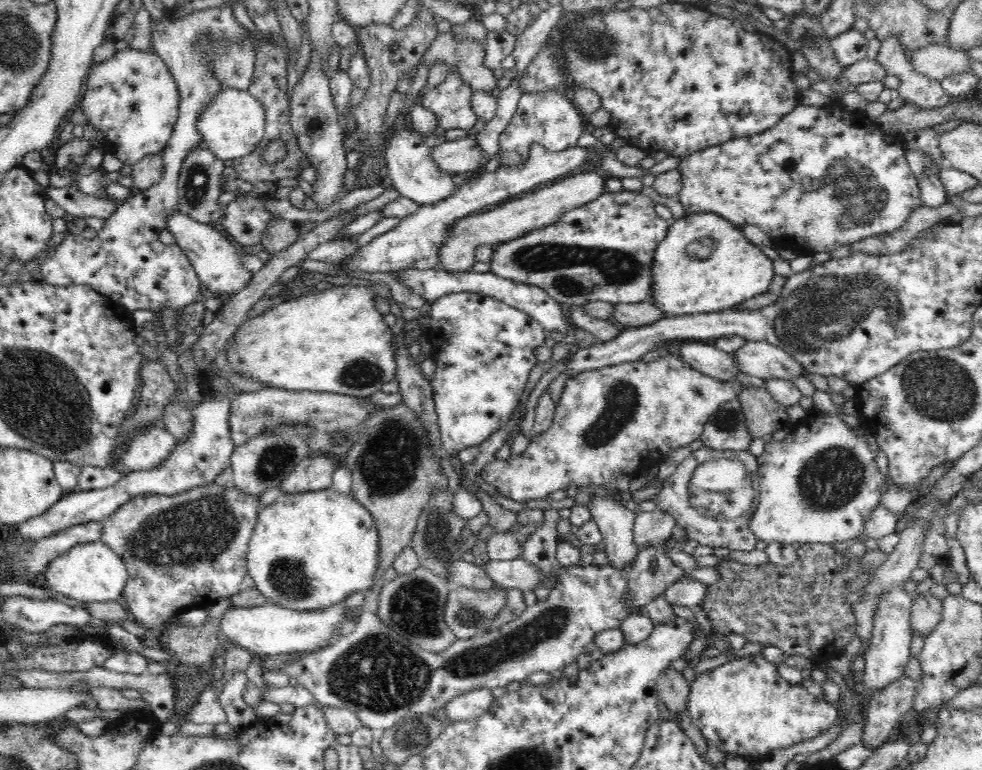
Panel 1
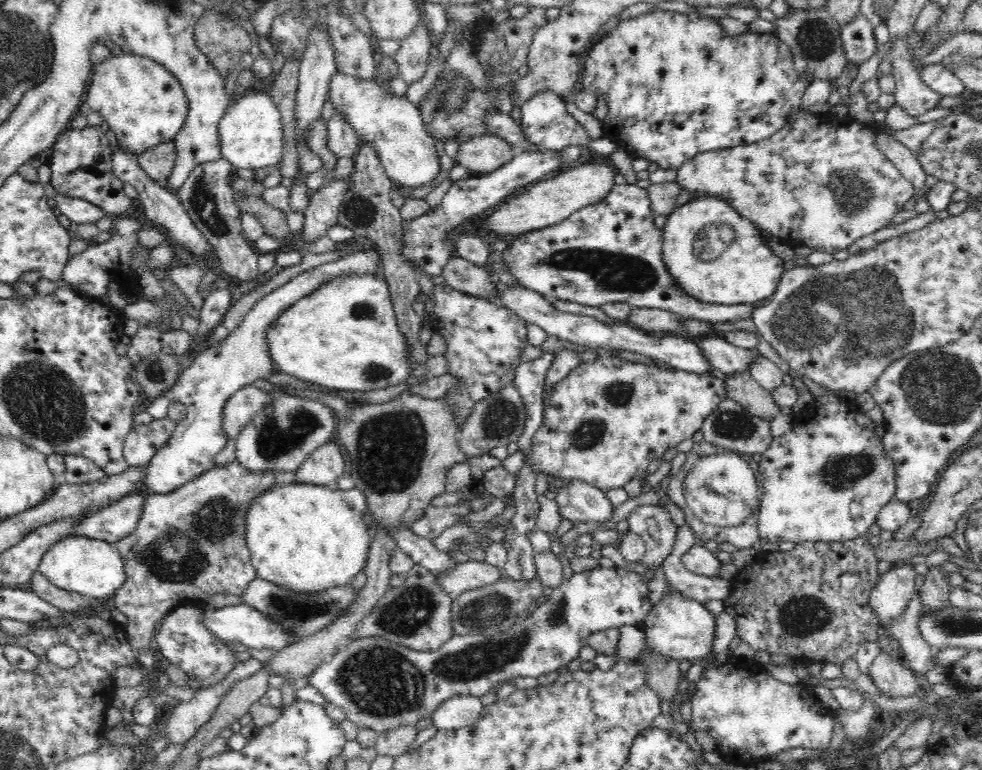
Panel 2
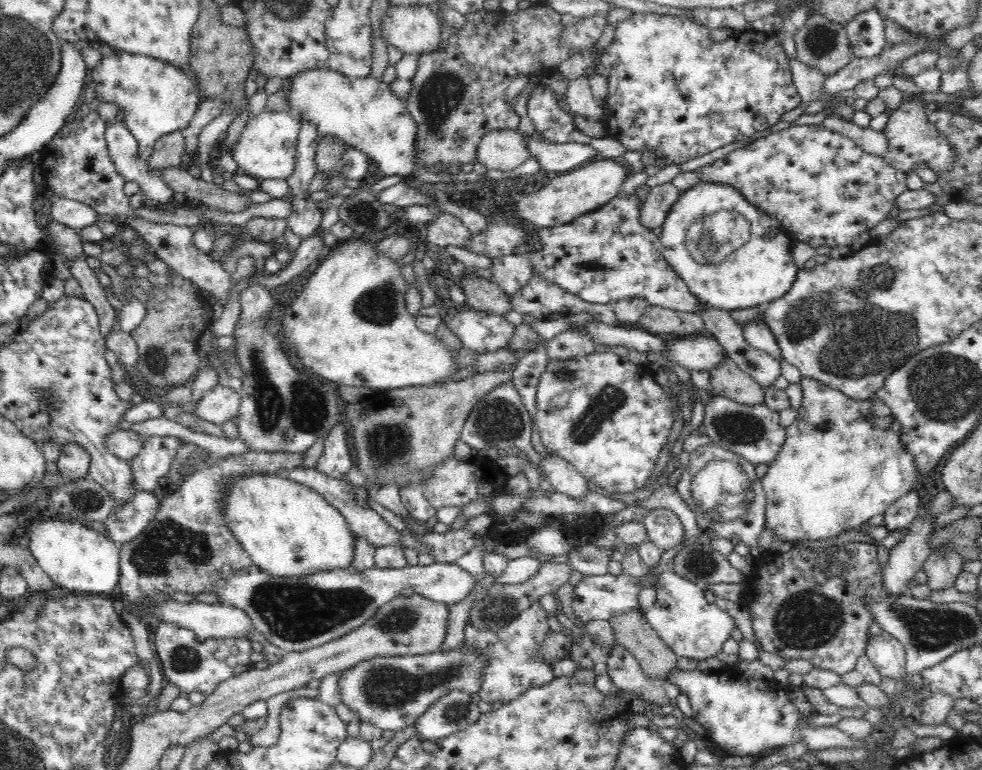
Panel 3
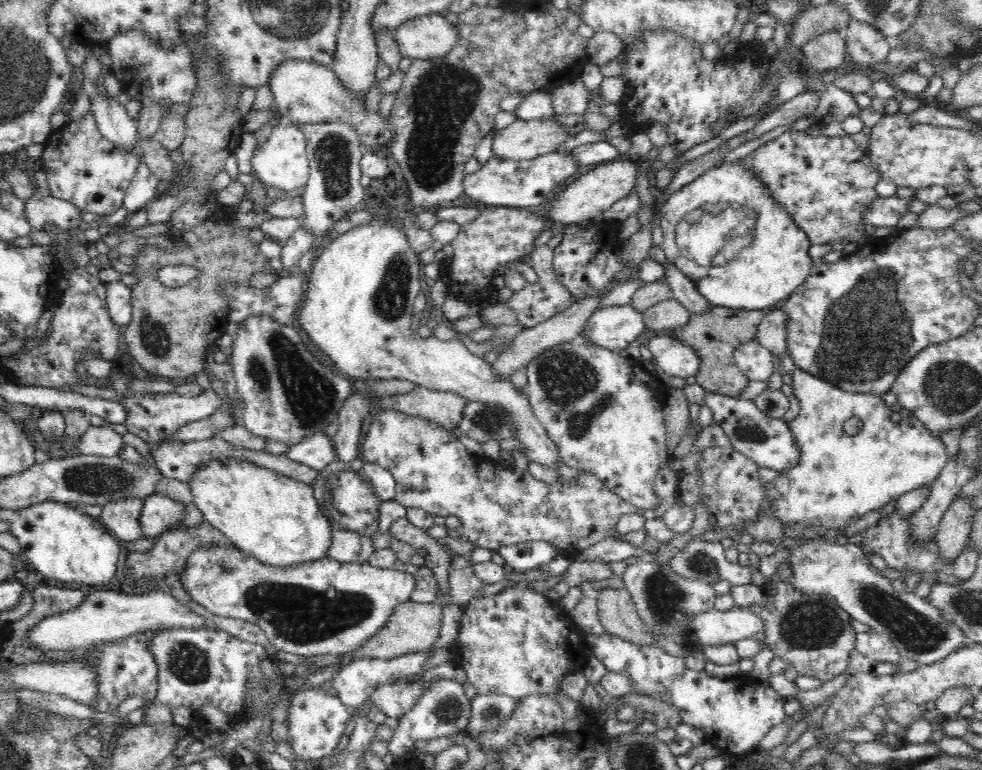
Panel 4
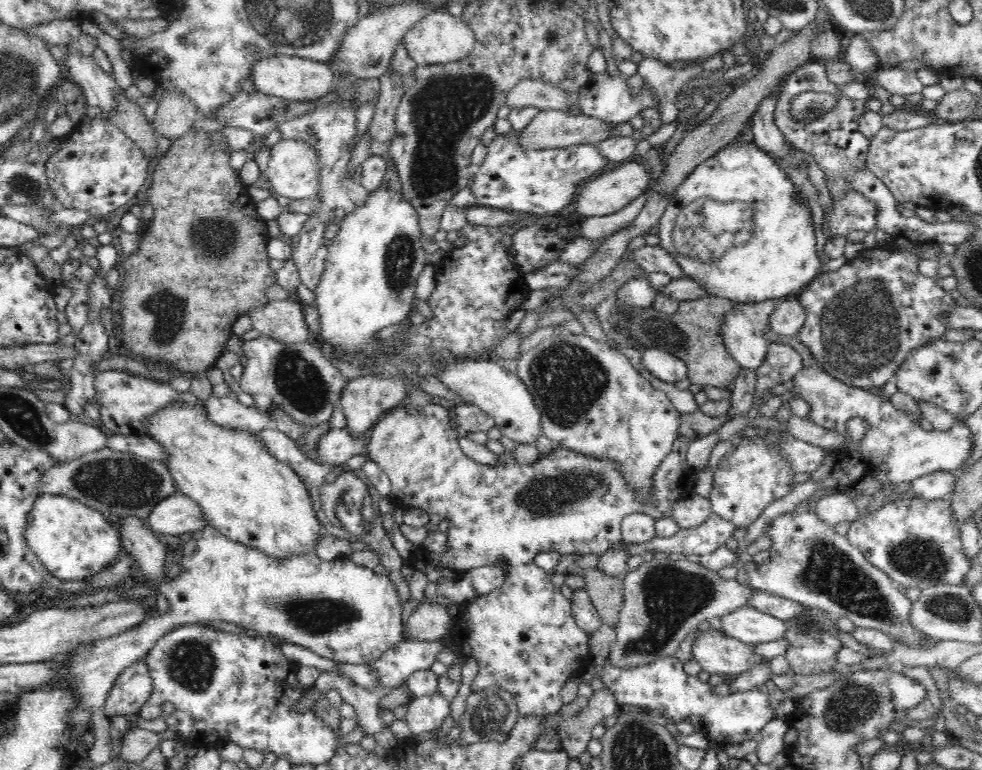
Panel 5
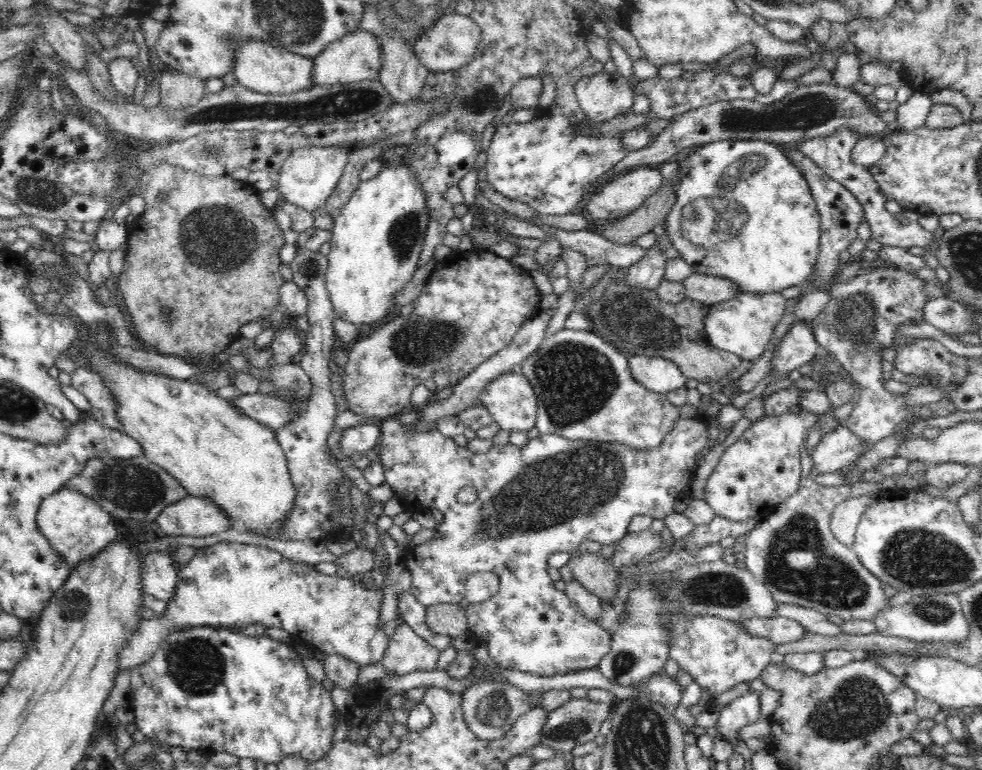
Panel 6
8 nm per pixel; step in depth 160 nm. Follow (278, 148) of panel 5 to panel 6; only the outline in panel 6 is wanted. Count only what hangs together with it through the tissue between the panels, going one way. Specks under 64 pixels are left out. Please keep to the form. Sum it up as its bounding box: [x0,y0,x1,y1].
[274,146,352,212]

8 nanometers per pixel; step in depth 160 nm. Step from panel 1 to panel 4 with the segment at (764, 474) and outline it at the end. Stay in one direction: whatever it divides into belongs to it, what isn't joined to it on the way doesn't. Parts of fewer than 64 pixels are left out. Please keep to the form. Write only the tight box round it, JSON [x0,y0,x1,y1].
[765,366,951,530]

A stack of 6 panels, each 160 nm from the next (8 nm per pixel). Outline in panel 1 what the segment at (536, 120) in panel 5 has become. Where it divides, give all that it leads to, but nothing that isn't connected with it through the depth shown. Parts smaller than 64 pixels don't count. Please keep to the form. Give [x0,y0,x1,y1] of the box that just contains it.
[432,135,489,174]

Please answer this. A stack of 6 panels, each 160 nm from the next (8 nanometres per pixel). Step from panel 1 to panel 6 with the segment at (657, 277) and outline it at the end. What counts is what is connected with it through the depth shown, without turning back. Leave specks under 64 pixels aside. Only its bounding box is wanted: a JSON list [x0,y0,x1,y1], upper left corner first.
[664,140,820,293]

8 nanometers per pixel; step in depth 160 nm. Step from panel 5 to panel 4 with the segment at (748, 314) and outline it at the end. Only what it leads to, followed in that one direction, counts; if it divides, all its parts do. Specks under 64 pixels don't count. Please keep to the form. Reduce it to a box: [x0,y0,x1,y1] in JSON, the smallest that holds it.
[733,340,774,381]

